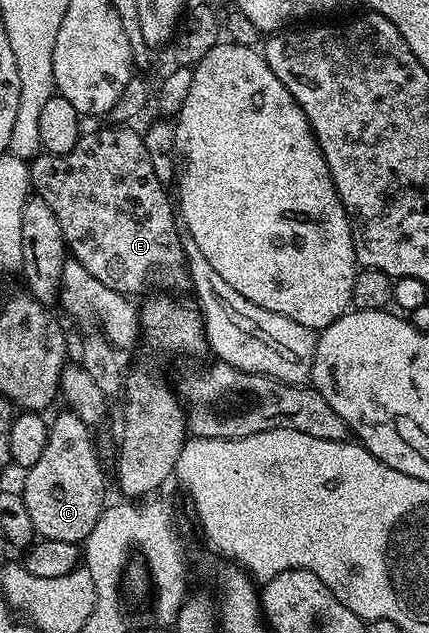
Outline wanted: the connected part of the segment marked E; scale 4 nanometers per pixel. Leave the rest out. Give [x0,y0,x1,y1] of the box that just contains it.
[29,124,187,296]

